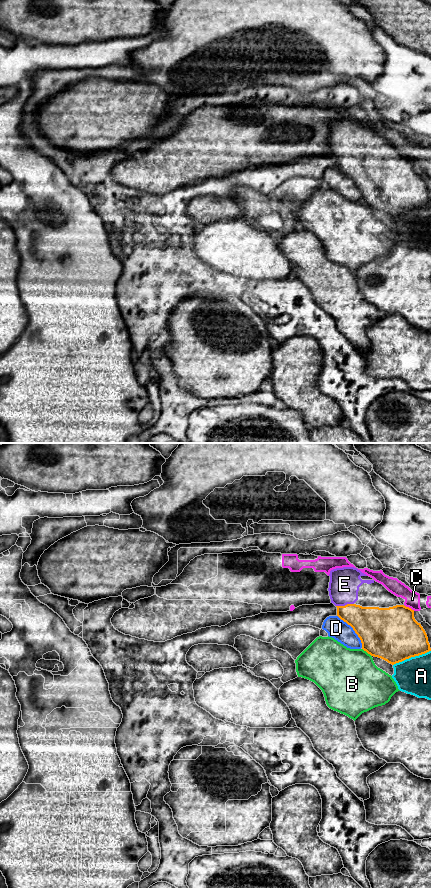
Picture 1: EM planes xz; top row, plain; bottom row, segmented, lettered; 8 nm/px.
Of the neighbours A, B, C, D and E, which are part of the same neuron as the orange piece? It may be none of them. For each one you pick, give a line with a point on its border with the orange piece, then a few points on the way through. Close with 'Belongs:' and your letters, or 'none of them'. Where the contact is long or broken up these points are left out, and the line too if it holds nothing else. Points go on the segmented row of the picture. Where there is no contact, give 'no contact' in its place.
E: meets orange in xz at (345, 605)
Belongs: E

